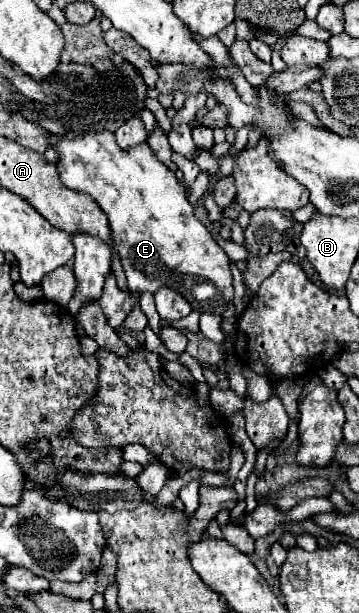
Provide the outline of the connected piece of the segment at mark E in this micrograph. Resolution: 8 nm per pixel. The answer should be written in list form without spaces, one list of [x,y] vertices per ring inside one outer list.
[[[89,132],[85,136],[77,136],[75,140],[69,140],[69,138],[53,138],[53,148],[61,154],[61,160],[59,160],[59,172],[61,172],[61,182],[67,186],[67,188],[73,188],[77,192],[83,192],[83,194],[89,194],[95,198],[95,202],[101,206],[101,210],[109,216],[109,226],[111,226],[111,236],[113,236],[113,254],[117,254],[121,258],[121,264],[123,264],[123,270],[125,270],[125,276],[127,276],[127,286],[131,292],[157,292],[159,288],[163,286],[169,286],[173,290],[177,290],[179,294],[185,296],[185,300],[193,306],[193,310],[197,312],[211,312],[211,314],[217,314],[217,316],[223,316],[223,312],[227,310],[225,306],[233,300],[233,276],[231,276],[231,260],[227,258],[227,254],[217,246],[217,242],[211,238],[209,230],[195,218],[193,214],[193,206],[187,202],[187,190],[177,182],[175,174],[155,156],[155,152],[149,148],[149,144],[141,142],[129,150],[121,150],[117,148],[117,142],[115,142],[115,136],[111,132]]]

